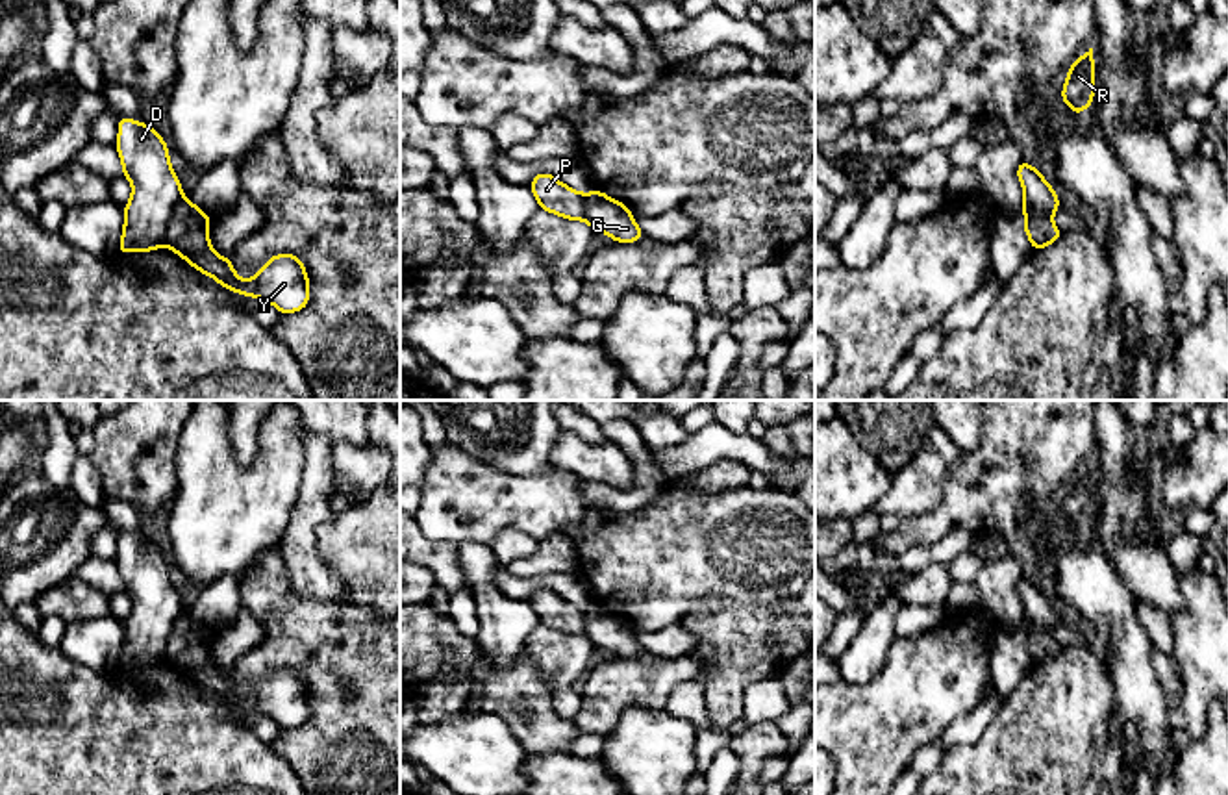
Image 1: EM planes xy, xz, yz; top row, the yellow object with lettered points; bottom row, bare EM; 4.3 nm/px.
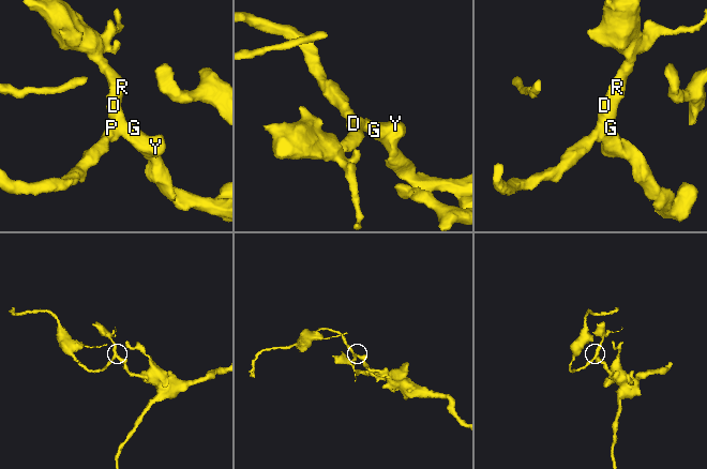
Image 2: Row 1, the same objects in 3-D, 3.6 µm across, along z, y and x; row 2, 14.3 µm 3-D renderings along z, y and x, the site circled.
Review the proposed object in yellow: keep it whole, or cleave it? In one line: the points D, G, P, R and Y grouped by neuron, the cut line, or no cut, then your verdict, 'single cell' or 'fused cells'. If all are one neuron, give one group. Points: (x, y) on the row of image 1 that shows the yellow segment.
D P R / G Y | xy (182, 197), (173, 212), (163, 243) | fused cells

